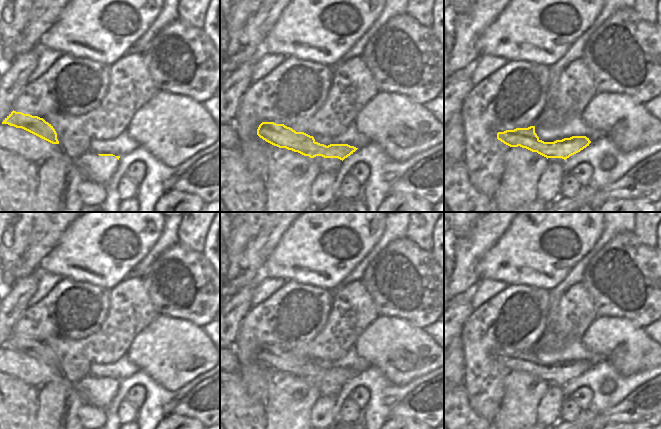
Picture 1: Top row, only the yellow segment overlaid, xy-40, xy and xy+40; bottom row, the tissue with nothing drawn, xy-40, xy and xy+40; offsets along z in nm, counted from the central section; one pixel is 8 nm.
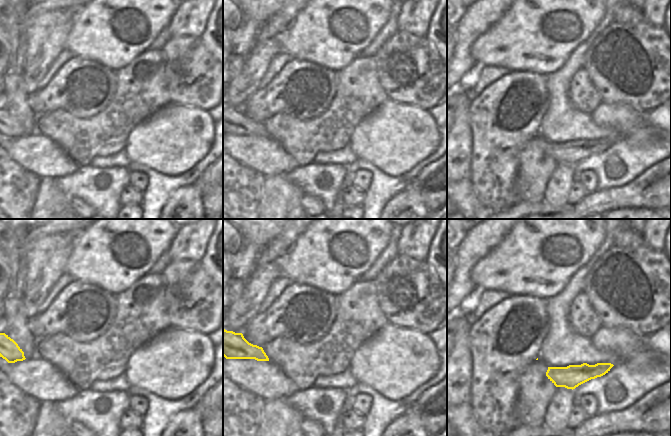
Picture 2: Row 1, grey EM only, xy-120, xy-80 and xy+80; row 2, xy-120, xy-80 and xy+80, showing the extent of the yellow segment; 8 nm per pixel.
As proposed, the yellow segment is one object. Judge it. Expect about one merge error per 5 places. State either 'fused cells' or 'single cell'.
single cell

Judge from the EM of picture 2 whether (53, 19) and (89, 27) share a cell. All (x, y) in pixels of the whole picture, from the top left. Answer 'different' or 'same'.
different

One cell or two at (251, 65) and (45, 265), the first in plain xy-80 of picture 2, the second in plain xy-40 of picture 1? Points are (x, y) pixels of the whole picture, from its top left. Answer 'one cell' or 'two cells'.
two cells

